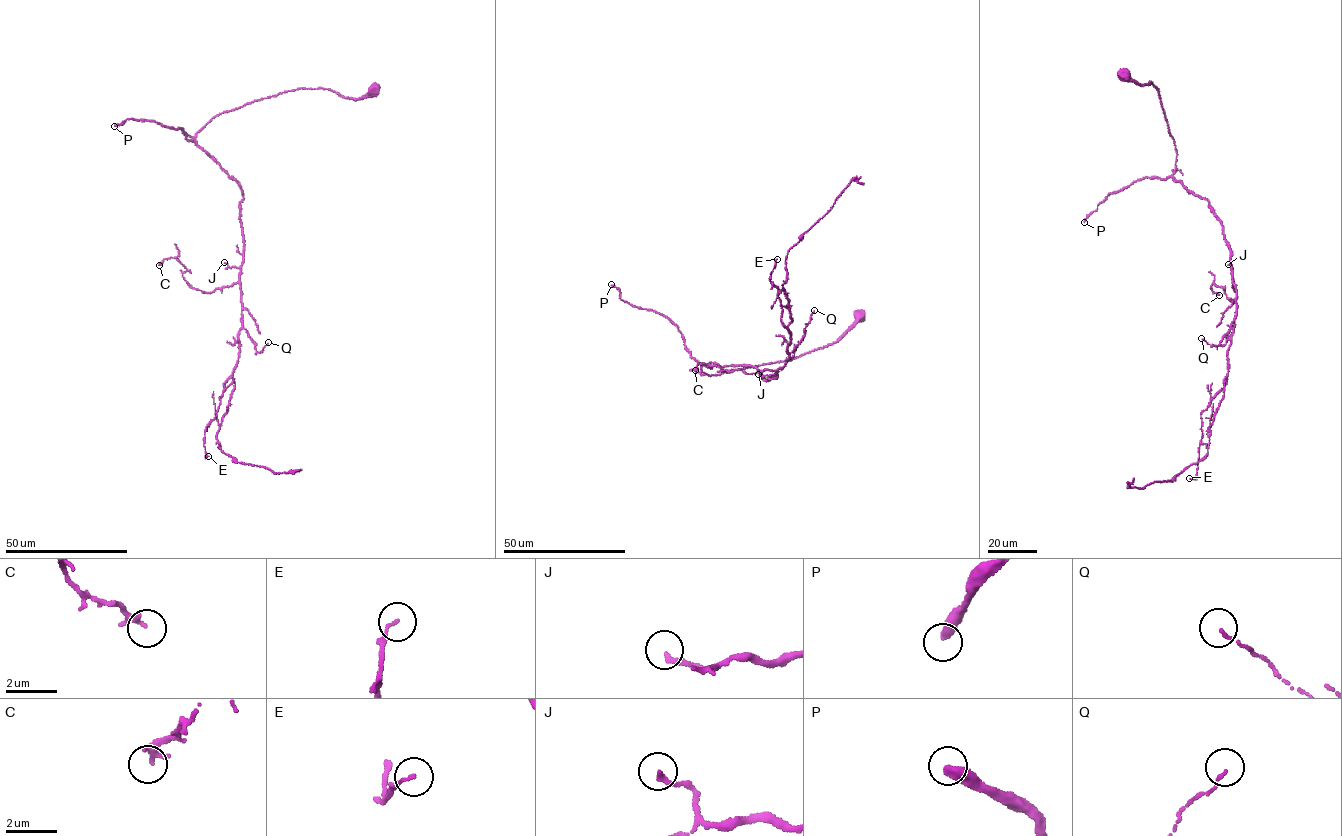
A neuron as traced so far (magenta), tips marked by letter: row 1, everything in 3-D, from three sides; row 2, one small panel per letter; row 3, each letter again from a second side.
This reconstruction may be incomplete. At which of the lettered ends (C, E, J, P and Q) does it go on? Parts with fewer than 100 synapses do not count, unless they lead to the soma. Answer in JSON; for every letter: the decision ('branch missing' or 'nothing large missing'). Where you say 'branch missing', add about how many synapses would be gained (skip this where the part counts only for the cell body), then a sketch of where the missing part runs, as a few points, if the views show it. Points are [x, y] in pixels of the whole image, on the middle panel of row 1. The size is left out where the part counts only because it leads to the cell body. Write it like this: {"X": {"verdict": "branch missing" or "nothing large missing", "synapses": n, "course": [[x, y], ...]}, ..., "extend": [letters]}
{"C": {"verdict": "nothing large missing"}, "E": {"verdict": "nothing large missing"}, "J": {"verdict": "nothing large missing"}, "P": {"verdict": "branch missing", "synapses": 300}, "Q": {"verdict": "nothing large missing"}, "extend": ["P"]}

